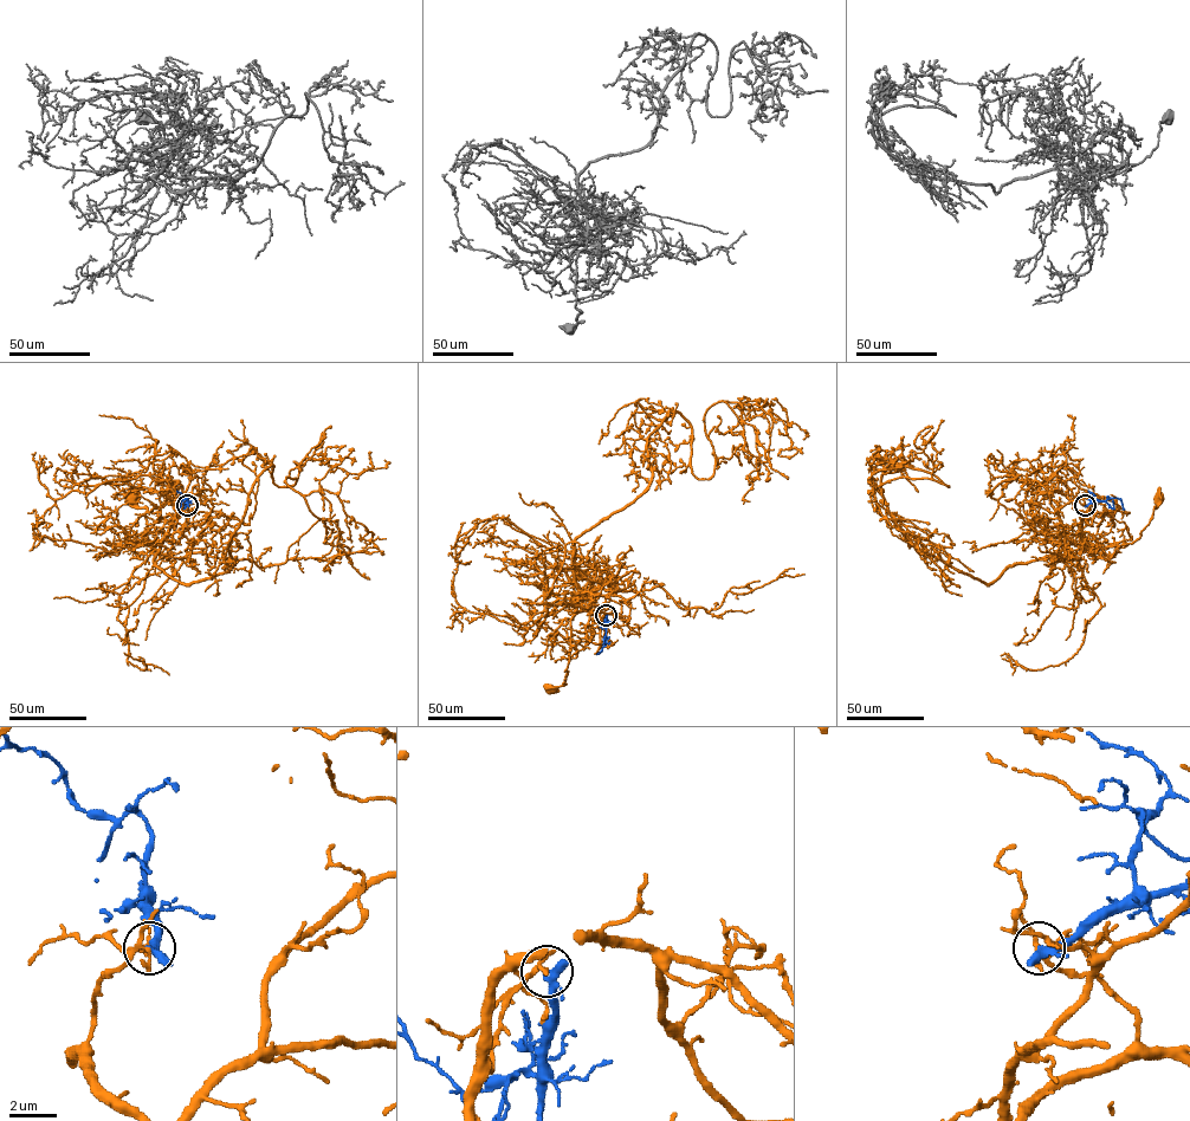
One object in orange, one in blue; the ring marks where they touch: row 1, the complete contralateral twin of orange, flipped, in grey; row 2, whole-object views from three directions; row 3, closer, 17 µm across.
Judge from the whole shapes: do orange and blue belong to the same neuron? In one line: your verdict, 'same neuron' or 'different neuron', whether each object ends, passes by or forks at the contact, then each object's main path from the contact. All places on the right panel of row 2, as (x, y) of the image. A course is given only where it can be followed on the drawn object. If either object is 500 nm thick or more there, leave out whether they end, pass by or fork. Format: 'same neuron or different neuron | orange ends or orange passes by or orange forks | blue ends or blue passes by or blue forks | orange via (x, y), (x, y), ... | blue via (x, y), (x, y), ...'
different neuron | orange passes by | blue passes by | orange via (1086, 505), (1092, 511), (1084, 517), (1080, 539), (1085, 550), (1097, 551), (1137, 539), (1158, 505), (1158, 497) | blue via (1086, 505), (1117, 498), (1124, 510)

